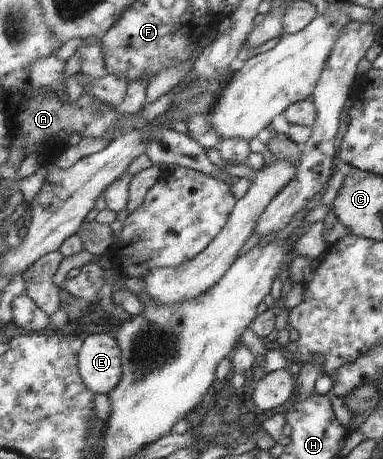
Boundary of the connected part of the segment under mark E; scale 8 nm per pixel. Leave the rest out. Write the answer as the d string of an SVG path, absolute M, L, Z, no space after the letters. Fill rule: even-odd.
M90 331L78 356L84 383L97 394L108 395L124 375L123 353L119 341L106 333Z

